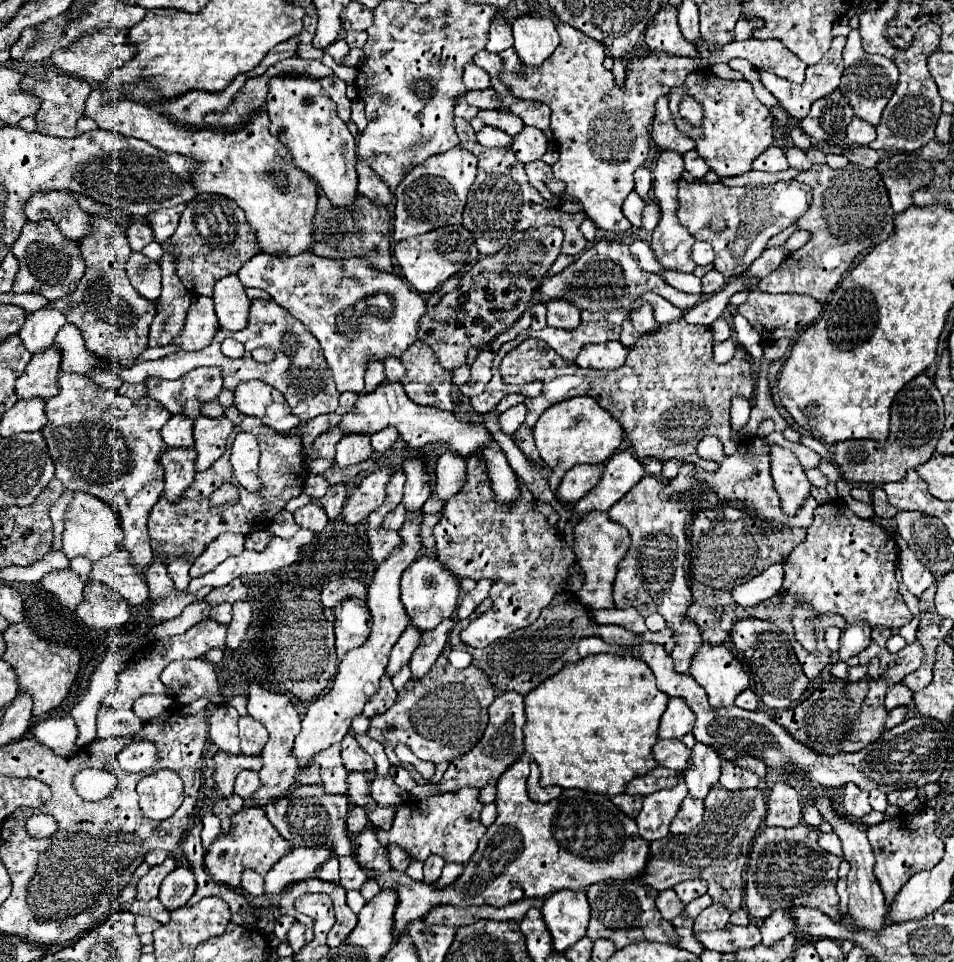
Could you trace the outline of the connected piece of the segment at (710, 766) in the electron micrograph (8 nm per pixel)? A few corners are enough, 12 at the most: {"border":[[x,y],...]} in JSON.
{"border":[[706,744],[692,748],[694,768],[684,782],[694,800],[704,800],[718,782],[720,758]]}

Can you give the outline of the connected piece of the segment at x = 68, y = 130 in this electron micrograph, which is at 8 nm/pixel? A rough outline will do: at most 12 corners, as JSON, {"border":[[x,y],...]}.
{"border":[[52,66],[24,72],[36,130],[74,138],[92,86]]}

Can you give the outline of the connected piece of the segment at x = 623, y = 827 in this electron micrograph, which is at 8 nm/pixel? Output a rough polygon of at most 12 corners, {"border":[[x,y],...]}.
{"border":[[522,754],[498,818],[444,890],[398,896],[394,936],[432,906],[506,906],[638,880],[650,844],[608,796],[528,798]]}

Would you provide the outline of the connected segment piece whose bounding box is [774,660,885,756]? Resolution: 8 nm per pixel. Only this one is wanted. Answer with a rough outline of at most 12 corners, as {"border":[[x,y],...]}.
{"border":[[814,680],[774,720],[806,748],[836,756],[854,728],[870,680]]}

